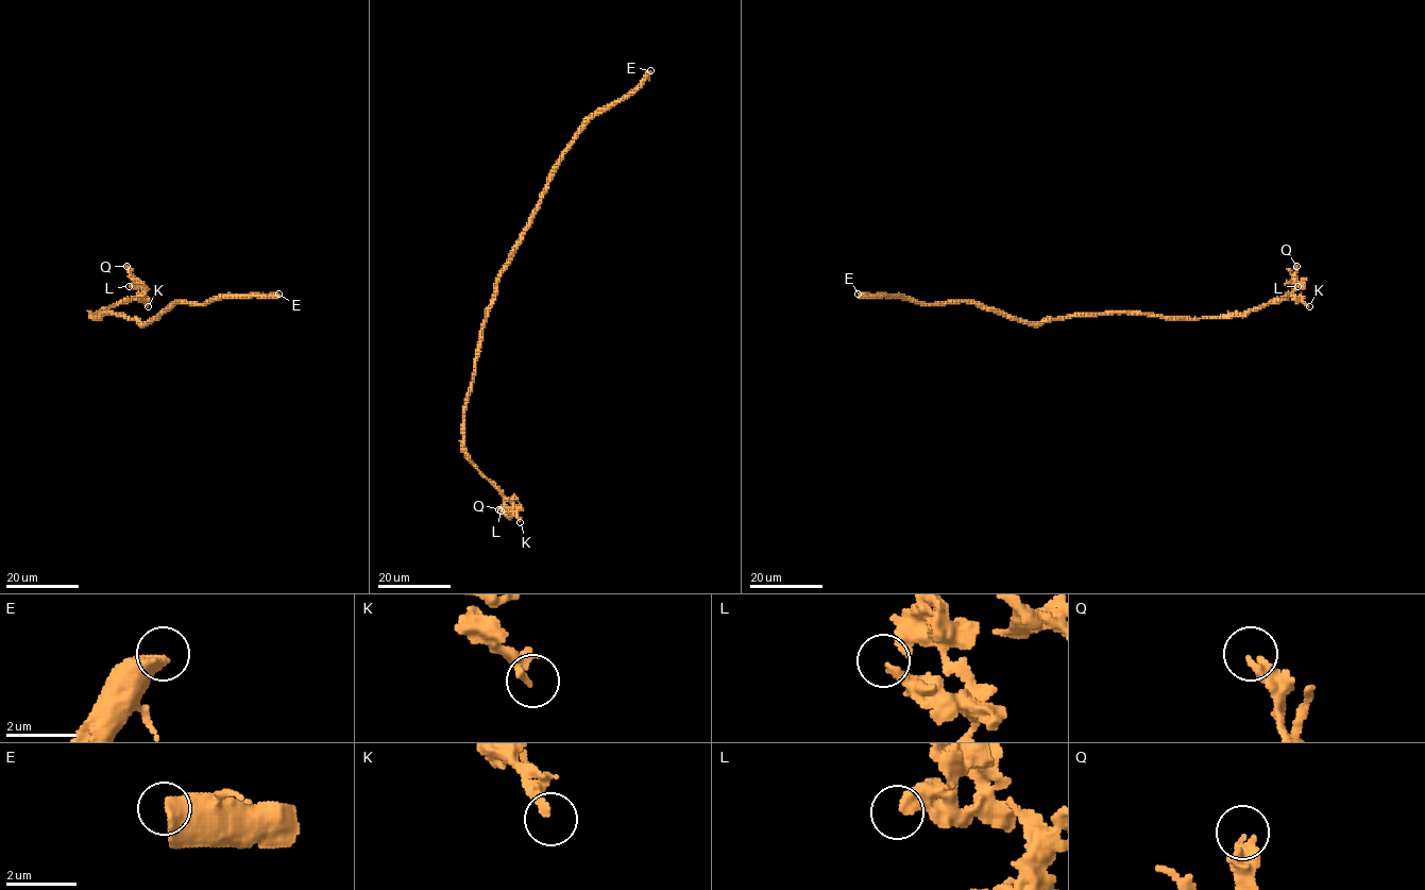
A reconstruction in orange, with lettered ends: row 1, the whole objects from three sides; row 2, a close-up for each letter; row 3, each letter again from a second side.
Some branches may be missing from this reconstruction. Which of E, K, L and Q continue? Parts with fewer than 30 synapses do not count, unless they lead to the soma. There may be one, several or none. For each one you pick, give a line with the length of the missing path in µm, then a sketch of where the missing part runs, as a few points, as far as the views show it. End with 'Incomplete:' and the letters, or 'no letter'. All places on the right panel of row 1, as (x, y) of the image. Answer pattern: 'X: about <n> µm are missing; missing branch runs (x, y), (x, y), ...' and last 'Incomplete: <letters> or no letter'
Incomplete: no letter

